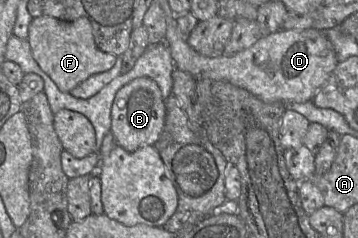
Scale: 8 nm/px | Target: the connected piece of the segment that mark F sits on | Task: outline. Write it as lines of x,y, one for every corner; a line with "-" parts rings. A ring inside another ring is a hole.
51,16
32,19
28,40
32,55
62,92
70,92
90,76
110,70
116,56
101,51
95,44
92,25
85,17
63,21

